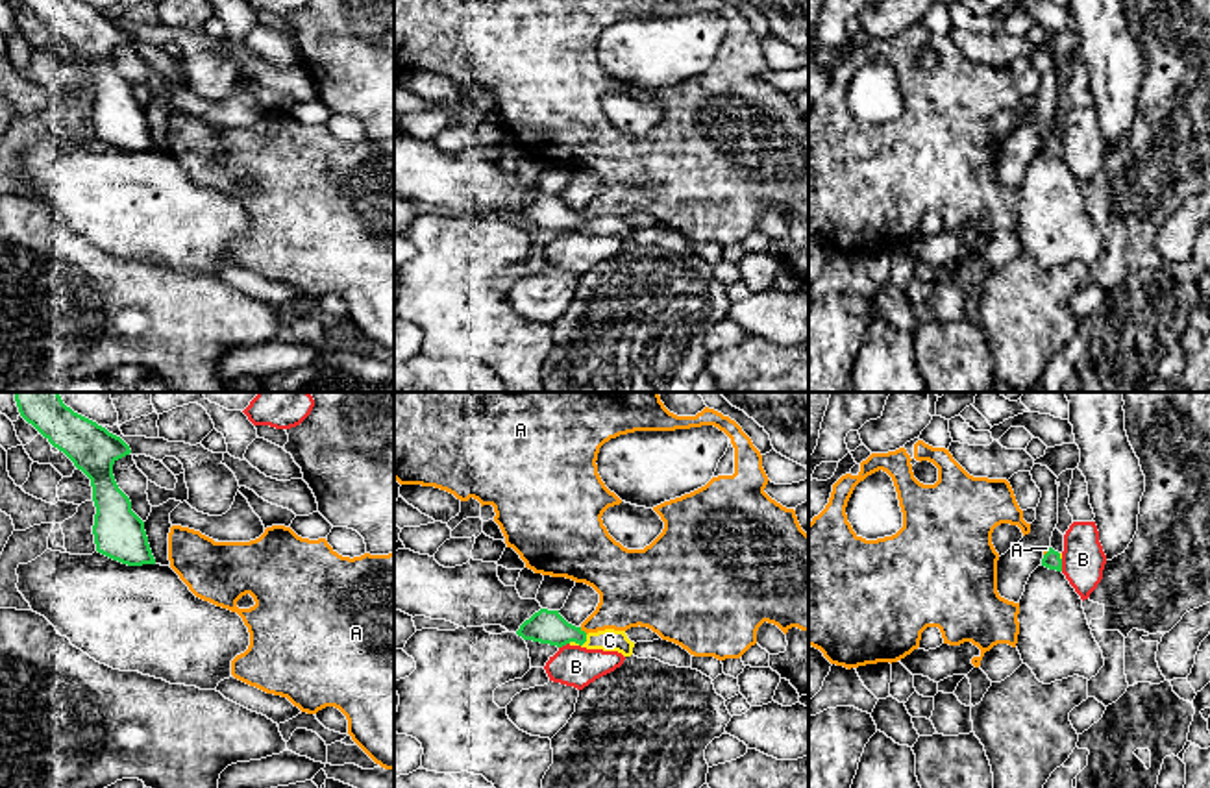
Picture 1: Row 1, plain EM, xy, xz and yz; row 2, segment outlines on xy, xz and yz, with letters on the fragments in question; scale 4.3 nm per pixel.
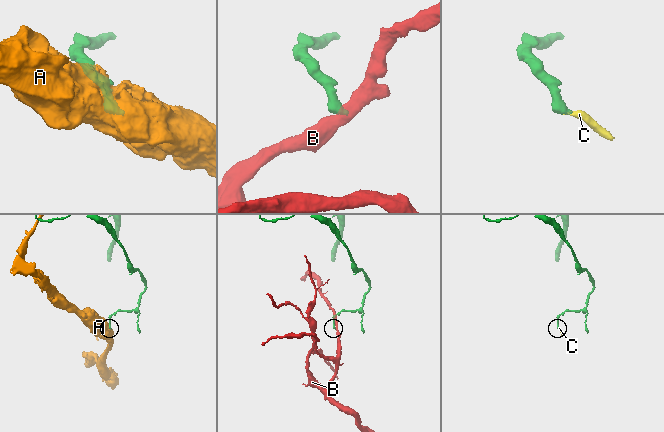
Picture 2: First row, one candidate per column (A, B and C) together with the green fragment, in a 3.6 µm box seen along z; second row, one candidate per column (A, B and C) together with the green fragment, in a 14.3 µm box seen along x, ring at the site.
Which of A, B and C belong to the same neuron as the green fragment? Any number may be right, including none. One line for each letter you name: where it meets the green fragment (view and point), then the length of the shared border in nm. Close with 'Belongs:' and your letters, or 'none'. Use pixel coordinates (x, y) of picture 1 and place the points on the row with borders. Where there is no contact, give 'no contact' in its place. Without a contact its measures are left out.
C: contact xz (580, 644); length 90 nm
Belongs: C

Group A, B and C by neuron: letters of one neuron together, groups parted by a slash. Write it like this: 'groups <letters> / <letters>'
groups A / B / C

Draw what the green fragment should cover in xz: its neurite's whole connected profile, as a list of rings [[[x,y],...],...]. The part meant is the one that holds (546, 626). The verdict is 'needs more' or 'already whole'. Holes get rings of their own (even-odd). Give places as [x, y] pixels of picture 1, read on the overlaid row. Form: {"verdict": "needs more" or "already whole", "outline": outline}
{"verdict": "needs more", "outline": [[[540,609],[529,620],[525,620],[516,631],[524,640],[549,644],[562,647],[581,646],[586,649],[618,651],[624,657],[633,655],[635,642],[631,642],[625,631],[605,629],[598,633],[585,633],[581,627],[568,623],[559,610]]]}

